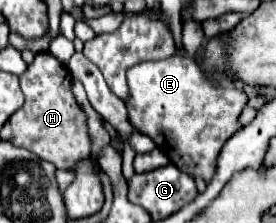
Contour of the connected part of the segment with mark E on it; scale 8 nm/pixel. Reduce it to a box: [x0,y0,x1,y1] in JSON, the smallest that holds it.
[126,56,248,182]

